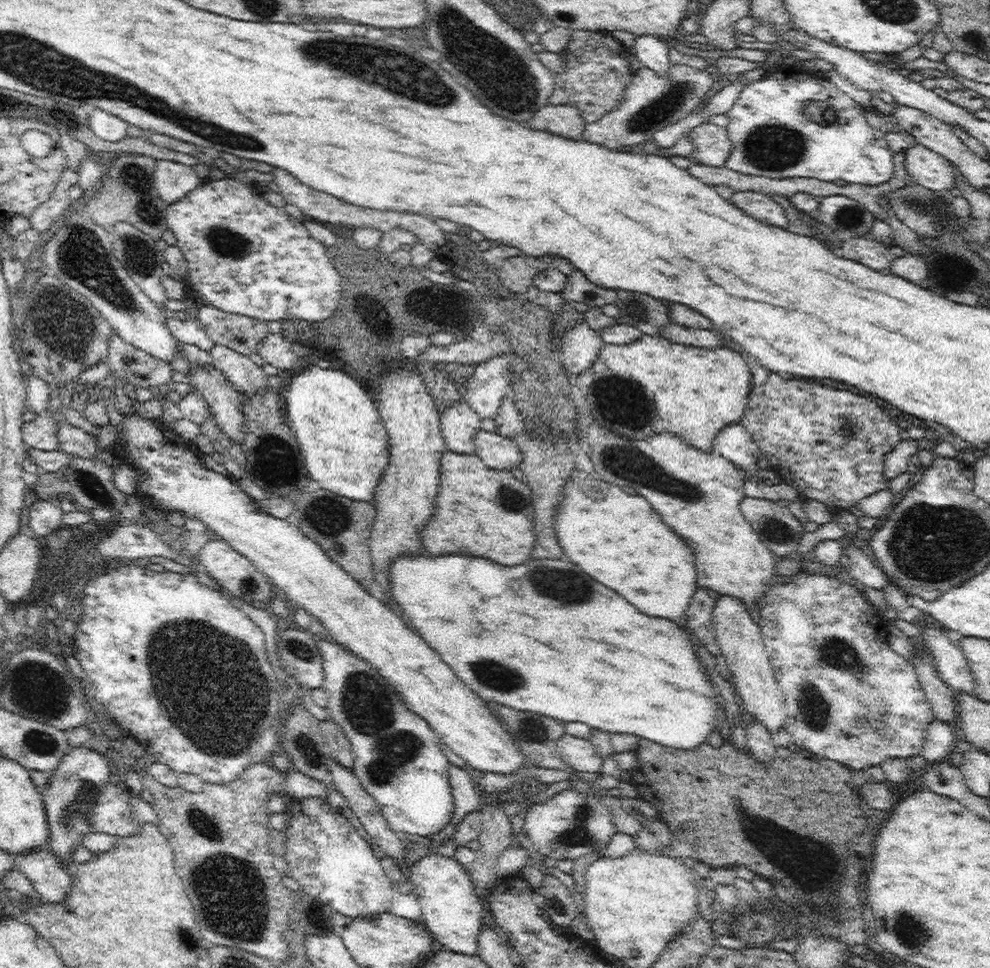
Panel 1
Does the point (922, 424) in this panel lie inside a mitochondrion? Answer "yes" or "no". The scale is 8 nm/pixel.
no

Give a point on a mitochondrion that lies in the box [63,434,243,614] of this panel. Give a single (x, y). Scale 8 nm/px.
(93, 488)

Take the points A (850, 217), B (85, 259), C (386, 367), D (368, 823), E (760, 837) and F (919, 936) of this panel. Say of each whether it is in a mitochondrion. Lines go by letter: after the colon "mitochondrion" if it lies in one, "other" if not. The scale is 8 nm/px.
A: mitochondrion
B: mitochondrion
C: other
D: other
E: mitochondrion
F: mitochondrion

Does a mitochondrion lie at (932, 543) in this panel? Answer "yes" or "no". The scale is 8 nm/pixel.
yes

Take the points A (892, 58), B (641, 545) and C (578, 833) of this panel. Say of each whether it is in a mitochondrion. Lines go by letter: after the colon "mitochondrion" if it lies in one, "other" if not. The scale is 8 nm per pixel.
A: other
B: other
C: mitochondrion

